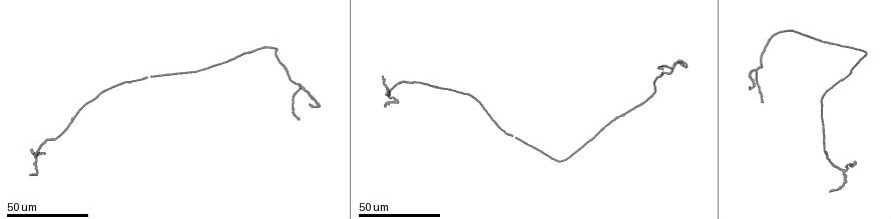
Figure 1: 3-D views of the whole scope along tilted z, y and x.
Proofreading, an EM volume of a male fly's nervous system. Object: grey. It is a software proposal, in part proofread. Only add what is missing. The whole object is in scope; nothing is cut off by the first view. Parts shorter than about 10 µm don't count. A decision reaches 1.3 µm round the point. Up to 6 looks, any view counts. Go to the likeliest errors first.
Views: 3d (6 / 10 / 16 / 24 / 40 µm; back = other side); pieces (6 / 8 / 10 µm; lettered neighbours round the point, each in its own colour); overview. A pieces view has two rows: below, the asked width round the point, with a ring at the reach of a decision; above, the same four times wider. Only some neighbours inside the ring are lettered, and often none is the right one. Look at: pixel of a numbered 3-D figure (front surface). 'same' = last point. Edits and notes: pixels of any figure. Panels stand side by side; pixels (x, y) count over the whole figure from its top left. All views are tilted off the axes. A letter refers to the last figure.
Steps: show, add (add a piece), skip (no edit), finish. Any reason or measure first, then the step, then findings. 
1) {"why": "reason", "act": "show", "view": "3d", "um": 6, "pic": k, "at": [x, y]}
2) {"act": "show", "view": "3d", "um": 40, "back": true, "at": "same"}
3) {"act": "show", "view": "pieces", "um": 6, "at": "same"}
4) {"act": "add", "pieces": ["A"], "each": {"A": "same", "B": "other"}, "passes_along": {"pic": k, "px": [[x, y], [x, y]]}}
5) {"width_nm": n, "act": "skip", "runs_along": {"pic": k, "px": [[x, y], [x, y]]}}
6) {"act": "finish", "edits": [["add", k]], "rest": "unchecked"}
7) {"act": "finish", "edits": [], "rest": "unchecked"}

{"act": "show", "view": "3d", "um": 40, "pic": 1, "at": [382, 77]}

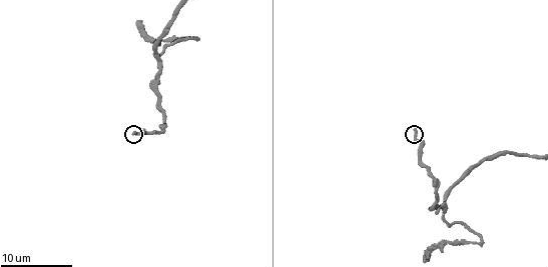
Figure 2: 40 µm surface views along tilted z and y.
{"act": "show", "view": "pieces", "um": 10, "pic": 2, "at": [414, 131]}

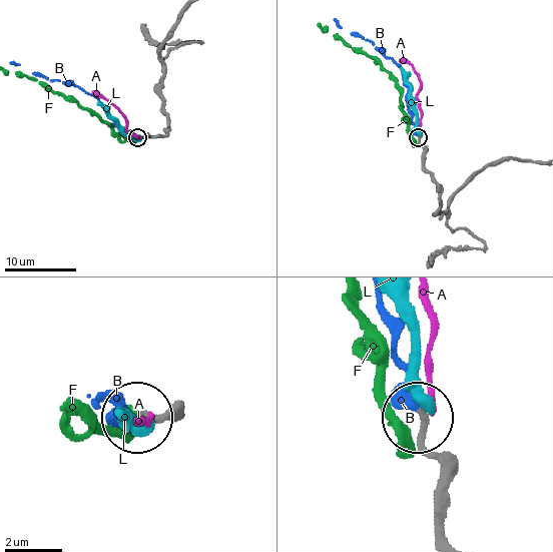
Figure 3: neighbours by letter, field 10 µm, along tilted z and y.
{"act": "add", "pieces": ["B"], "each": {"A": "other", "B": "same", "F": "other", "L": "other"}, "found": "the cell continues"}

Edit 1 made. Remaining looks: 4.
{"why": "end of a long branch", "act": "show", "view": "3d", "um": 24, "pic": 1, "at": [679, 59]}

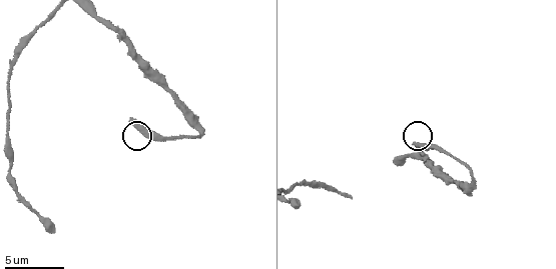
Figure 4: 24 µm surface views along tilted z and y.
{"act": "show", "view": "pieces", "um": 10, "pic": 4, "at": [133, 120]}

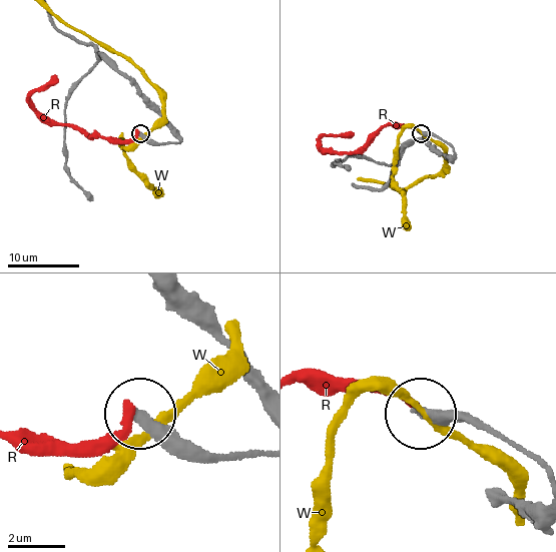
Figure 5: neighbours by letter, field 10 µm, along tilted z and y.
{"width_nm": 280, "act": "skip", "each": {"R": "other", "W": "other"}, "runs_along": {"pic": 5, "px": [[122, 73], [180, 141], [159, 143], [141, 133]]}, "found": "none of them fits"}

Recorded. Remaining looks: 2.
{"why": "end of a long branch", "act": "show", "view": "pieces", "um": 8, "pic": 4, "at": [53, 231]}

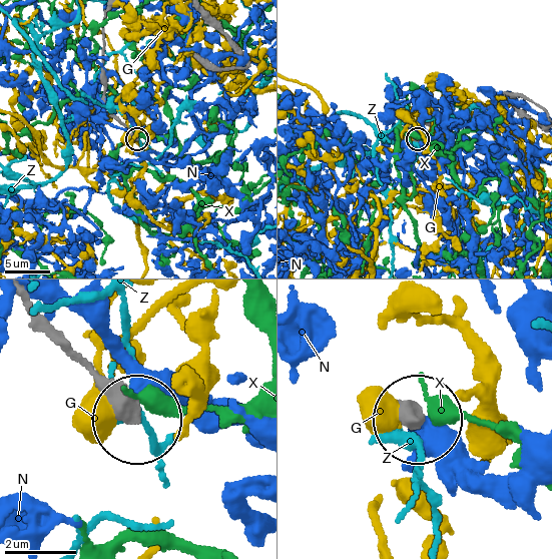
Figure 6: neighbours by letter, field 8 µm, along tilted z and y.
{"act": "skip", "each": {"G": "other", "N": "other", "X": "other", "Z": "other"}, "found": "none of them fits"}

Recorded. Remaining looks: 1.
{"act": "finish", "edits": [["add", 3]], "rest": "unchecked"}

